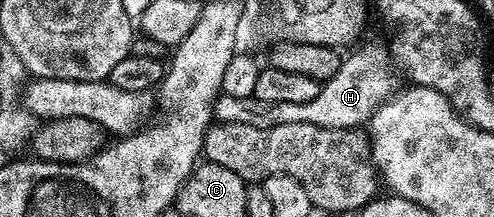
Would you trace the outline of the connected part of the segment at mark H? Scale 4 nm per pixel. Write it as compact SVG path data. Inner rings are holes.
M368 42L364 46L359 45L355 54L346 54L343 57L340 68L330 77L327 82L322 83L320 92L308 104L272 104L265 100L255 98L241 98L240 96L228 96L221 93L214 102L213 117L219 123L235 122L236 124L252 124L252 128L276 128L276 124L316 124L320 128L340 128L341 130L353 130L362 128L369 123L371 116L382 107L382 105L393 98L396 94L394 88L394 74L390 70L381 70L378 67L378 46L374 42Z

